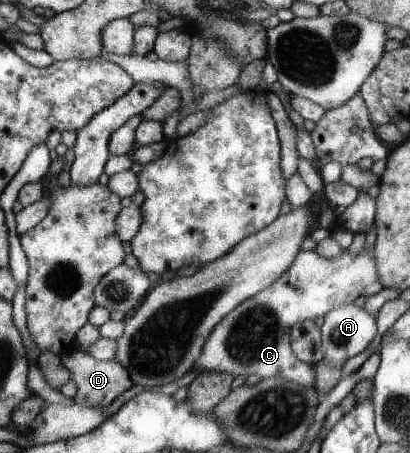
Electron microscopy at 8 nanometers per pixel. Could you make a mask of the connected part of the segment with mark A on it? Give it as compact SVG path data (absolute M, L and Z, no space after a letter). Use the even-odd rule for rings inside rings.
M345 303L342 306L333 308L322 315L323 323L319 327L320 344L324 349L323 359L333 365L344 364L349 358L357 355L369 345L375 337L377 326L375 317L365 308L355 306L353 303Z

